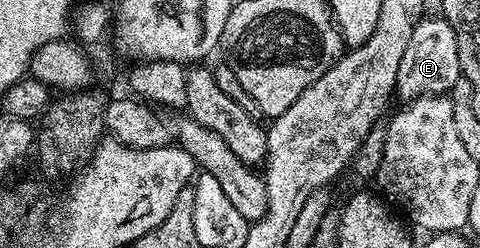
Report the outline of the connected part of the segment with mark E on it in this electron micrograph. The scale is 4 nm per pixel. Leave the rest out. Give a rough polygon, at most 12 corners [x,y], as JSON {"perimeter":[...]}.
{"perimeter":[[443,16],[421,18],[398,64],[404,100],[447,95],[461,77]]}

